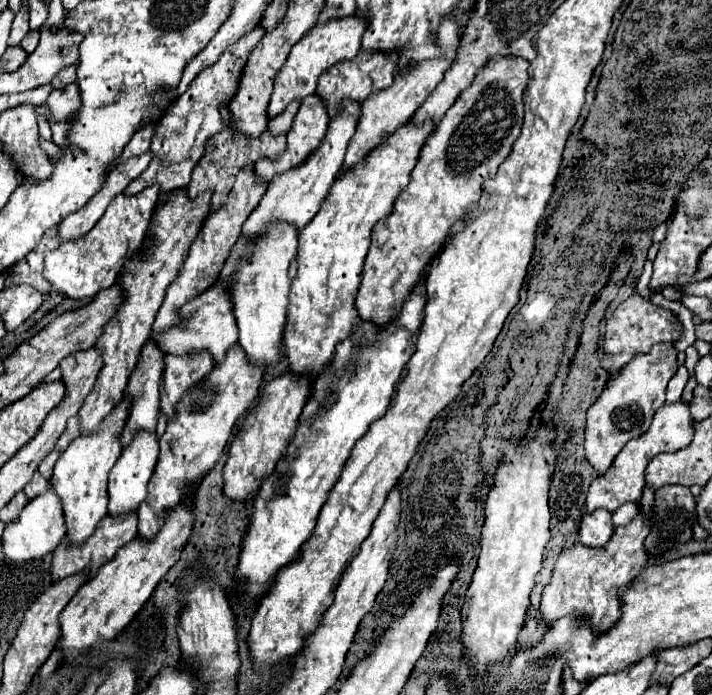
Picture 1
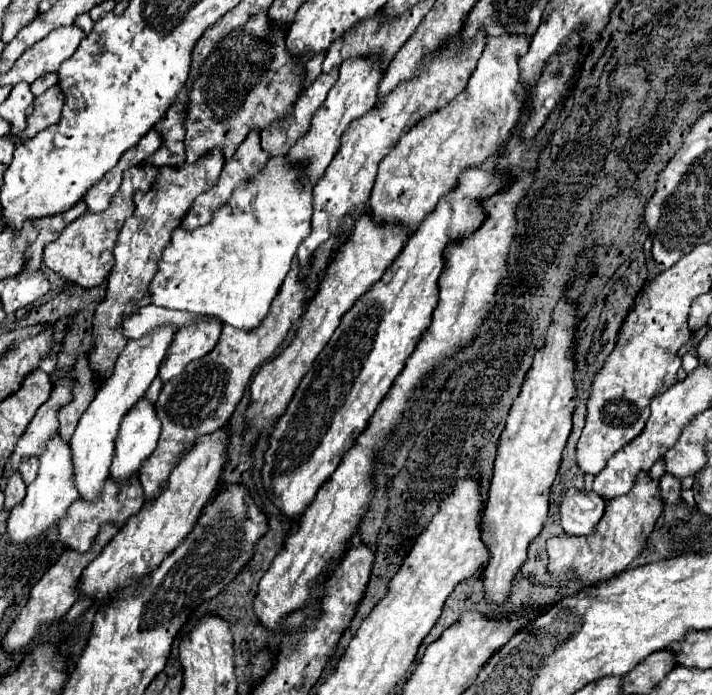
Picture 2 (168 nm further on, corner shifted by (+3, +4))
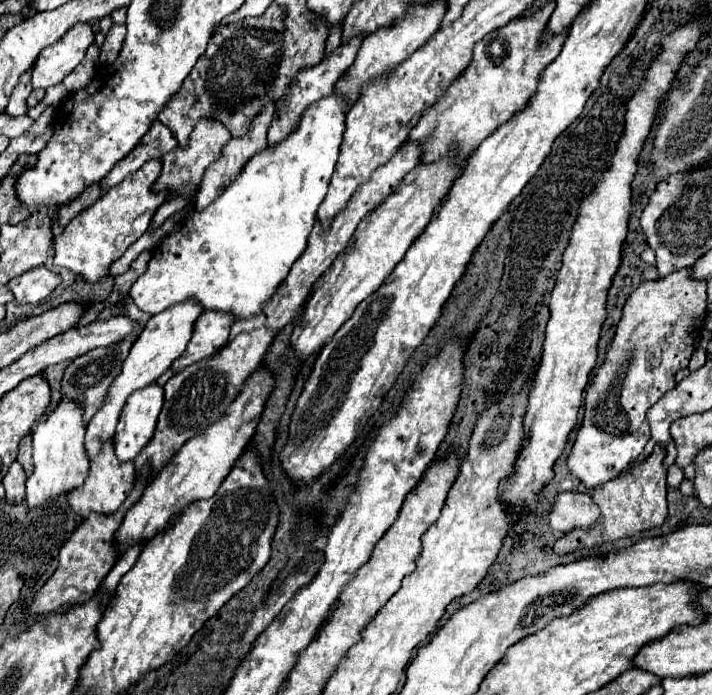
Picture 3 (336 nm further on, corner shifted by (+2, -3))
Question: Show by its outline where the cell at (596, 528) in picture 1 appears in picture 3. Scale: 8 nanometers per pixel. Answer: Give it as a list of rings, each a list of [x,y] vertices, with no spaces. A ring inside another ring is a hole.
[[[559,493],[549,513],[549,525],[553,531],[565,535],[573,529],[589,529],[599,515],[599,507],[589,493]]]

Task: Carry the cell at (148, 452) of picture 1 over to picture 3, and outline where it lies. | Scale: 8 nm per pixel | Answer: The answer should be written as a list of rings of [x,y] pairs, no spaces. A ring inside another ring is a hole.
[[[159,385],[139,389],[139,393],[133,393],[133,397],[127,399],[127,405],[119,417],[117,433],[113,437],[115,455],[119,461],[135,461],[135,457],[145,449],[155,433],[161,407],[163,389]]]

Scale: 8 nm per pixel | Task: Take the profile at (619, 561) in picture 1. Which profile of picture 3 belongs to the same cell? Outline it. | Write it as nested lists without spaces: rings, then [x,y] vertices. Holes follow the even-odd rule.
[[[655,447],[655,451],[641,465],[627,469],[617,479],[595,489],[591,497],[597,503],[597,507],[603,511],[599,521],[589,531],[571,531],[563,535],[561,539],[555,541],[553,551],[563,557],[563,555],[575,553],[577,549],[581,549],[581,545],[603,545],[603,543],[611,543],[623,537],[631,537],[643,529],[661,527],[667,517],[667,499],[665,499],[667,471],[663,467],[663,457],[665,457],[665,451]]]

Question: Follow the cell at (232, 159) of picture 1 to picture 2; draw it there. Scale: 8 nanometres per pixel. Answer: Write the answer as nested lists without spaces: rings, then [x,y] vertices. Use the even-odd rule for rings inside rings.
[[[262,10],[242,30],[234,30],[234,34],[218,42],[188,92],[184,122],[188,162],[196,162],[214,148],[222,150],[228,161],[250,130],[268,128],[292,110],[302,92],[306,68],[290,62],[290,54],[286,54],[286,32],[284,26],[270,22],[268,10]]]

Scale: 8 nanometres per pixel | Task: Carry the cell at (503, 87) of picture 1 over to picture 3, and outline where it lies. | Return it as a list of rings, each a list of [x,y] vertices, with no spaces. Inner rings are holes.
[[[553,1],[549,5],[545,5],[539,13],[533,13],[531,17],[509,21],[503,29],[489,33],[487,37],[483,37],[483,41],[479,41],[479,45],[475,45],[475,61],[471,61],[471,69],[467,69],[467,73],[463,73],[463,77],[459,77],[459,81],[455,81],[455,85],[451,85],[451,89],[447,91],[447,97],[441,97],[431,109],[427,109],[427,113],[423,113],[423,117],[419,119],[419,125],[415,125],[415,129],[411,129],[411,133],[405,141],[405,143],[419,145],[421,163],[441,161],[443,157],[447,157],[453,143],[459,149],[457,157],[463,157],[463,159],[469,157],[477,149],[477,145],[481,145],[483,139],[487,139],[491,133],[495,133],[495,129],[501,123],[507,123],[513,115],[521,113],[529,105],[531,95],[535,95],[535,91],[537,91],[539,73],[559,55],[563,37],[567,37],[567,33],[561,33],[557,37],[545,39],[539,45],[541,33],[545,29],[551,13],[553,13]]]

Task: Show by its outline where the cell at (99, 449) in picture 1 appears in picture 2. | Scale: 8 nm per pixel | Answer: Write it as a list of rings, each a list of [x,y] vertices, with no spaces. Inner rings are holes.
[[[166,326],[166,330],[154,330],[154,334],[146,334],[146,338],[128,340],[122,354],[118,356],[118,362],[114,364],[114,372],[110,374],[108,382],[104,382],[84,416],[80,418],[76,432],[70,440],[72,458],[74,458],[74,482],[80,490],[80,498],[94,500],[110,476],[110,464],[114,454],[114,440],[118,434],[118,426],[122,416],[144,396],[152,380],[158,376],[158,368],[170,348],[170,342],[174,338],[174,330]]]

